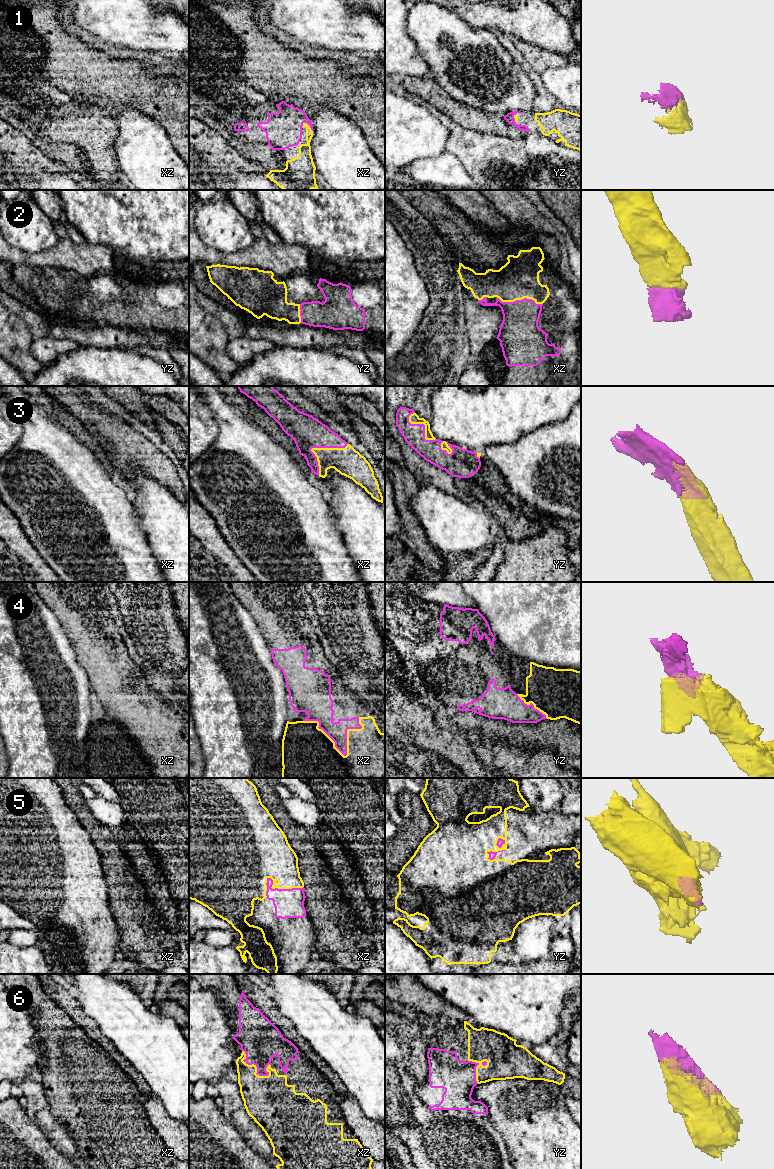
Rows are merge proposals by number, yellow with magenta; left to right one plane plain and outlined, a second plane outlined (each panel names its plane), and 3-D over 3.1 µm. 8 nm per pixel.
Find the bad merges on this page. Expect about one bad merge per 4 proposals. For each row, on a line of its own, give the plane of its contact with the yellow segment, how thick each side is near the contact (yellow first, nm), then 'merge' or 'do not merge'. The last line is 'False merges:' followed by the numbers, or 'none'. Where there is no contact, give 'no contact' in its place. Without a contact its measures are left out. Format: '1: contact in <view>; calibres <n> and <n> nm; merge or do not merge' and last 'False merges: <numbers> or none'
1: contact in xz; calibres 100 and 280 nm; merge
2: contact in xz; calibres 320 and 320 nm; merge
3: contact in xz; calibres 200 and 260 nm; merge
4: contact in xz; calibres 500 and 150 nm; merge
5: contact in xz; calibres 360 and 240 nm; merge
6: contact in xz; calibres 320 and 320 nm; merge
False merges: none

